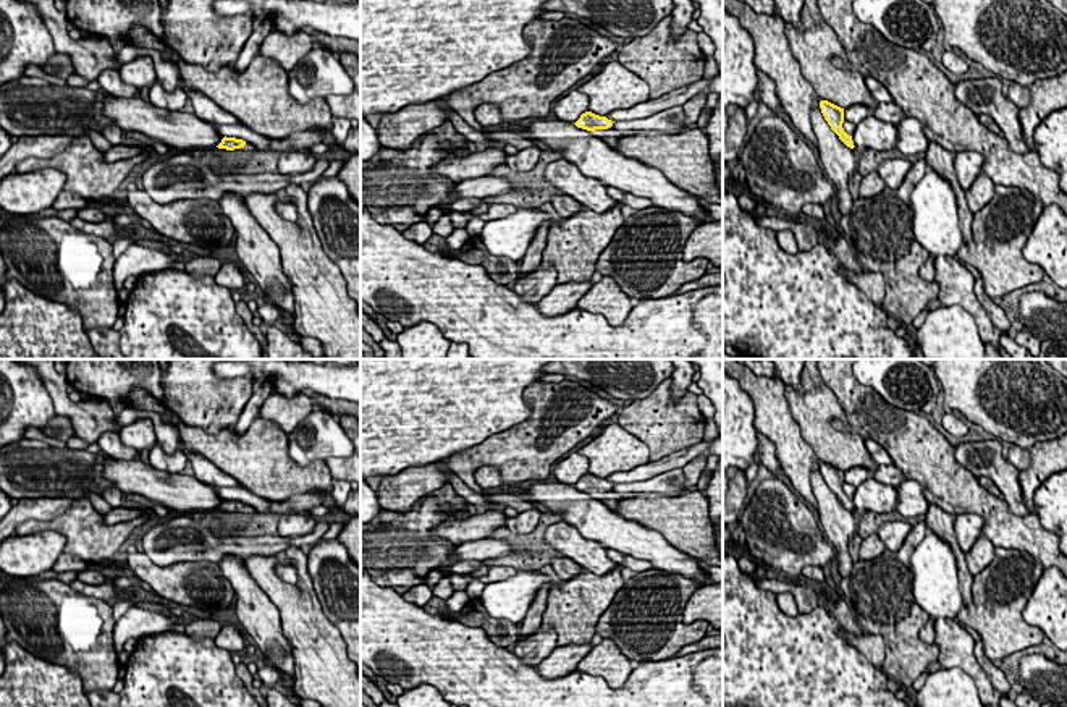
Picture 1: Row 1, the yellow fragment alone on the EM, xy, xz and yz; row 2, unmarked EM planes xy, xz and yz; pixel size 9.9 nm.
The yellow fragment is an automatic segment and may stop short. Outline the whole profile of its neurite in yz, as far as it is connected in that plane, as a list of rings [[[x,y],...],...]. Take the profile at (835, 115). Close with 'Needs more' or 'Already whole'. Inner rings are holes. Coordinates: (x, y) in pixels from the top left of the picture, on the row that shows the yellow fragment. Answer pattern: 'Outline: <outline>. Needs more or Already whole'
Outline: [[[821,100],[820,102],[820,108],[821,113],[824,116],[824,120],[828,121],[828,125],[831,126],[831,129],[839,136],[839,139],[850,149],[854,149],[854,141],[852,136],[849,136],[844,128],[844,108],[828,102],[828,100]]]. Already whole

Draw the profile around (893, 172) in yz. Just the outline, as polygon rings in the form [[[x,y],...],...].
[[[888,159],[883,160],[878,167],[878,175],[889,189],[897,189],[904,183],[912,162],[909,159]]]

